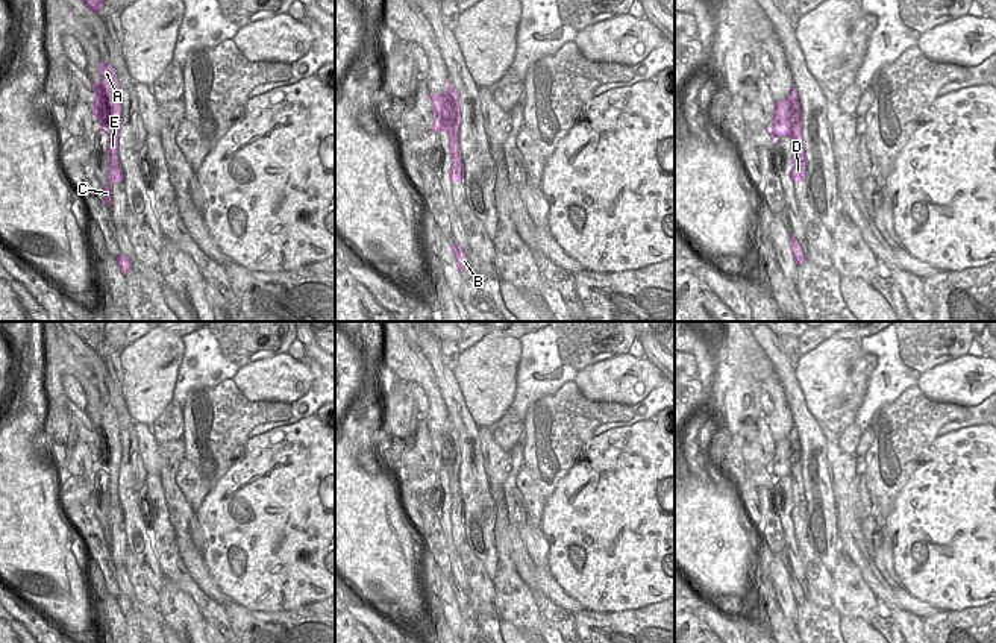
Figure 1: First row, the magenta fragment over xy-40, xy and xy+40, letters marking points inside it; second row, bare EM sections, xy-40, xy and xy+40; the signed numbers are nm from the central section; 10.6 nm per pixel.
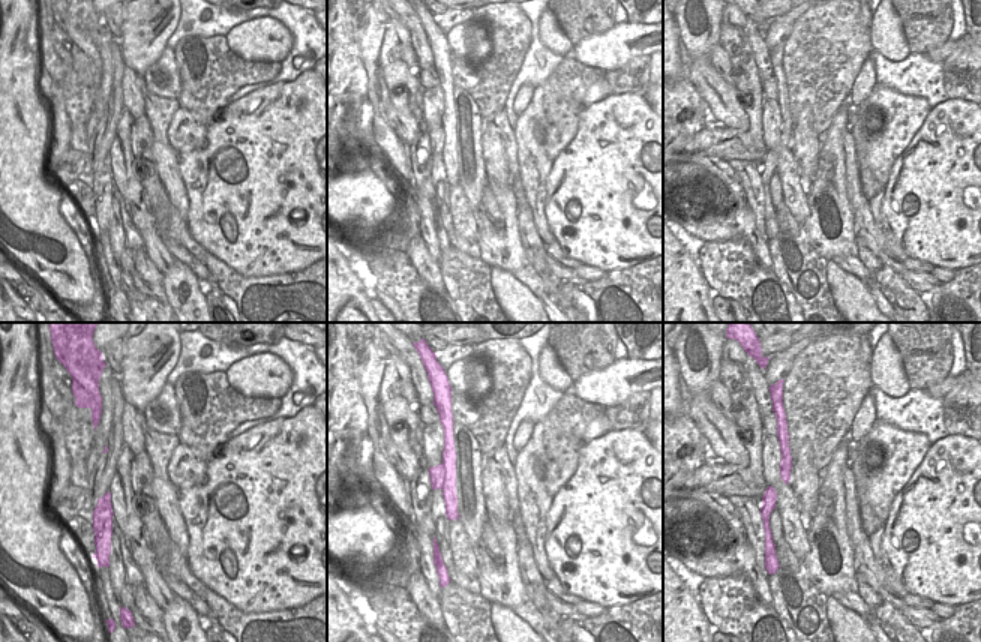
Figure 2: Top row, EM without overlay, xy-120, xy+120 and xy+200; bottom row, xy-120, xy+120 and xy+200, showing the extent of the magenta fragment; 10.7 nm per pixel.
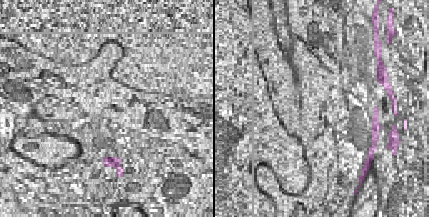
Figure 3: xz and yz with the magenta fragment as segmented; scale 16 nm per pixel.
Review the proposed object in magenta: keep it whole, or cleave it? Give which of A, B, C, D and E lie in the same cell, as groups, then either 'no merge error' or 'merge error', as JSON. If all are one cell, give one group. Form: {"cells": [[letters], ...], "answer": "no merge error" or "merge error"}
{"cells": [["A", "B"], ["C", "D", "E"]], "answer": "merge error"}

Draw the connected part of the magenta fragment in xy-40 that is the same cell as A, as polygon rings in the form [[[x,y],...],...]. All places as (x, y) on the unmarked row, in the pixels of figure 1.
[[[100,397],[100,422],[91,420],[96,432],[92,443],[92,455],[99,458],[100,469],[108,469],[108,464],[114,461],[115,453],[102,456],[105,452],[103,441],[111,441],[112,437],[120,435],[117,412],[111,403],[105,403]]]

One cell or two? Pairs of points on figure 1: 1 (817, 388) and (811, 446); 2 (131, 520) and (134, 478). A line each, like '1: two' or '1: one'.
1: two
2: one

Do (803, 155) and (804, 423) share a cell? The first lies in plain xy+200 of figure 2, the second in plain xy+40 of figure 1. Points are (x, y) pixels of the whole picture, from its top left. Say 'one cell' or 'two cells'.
one cell

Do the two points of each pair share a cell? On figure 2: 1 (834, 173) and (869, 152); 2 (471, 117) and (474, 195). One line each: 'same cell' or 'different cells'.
1: different cells
2: same cell

